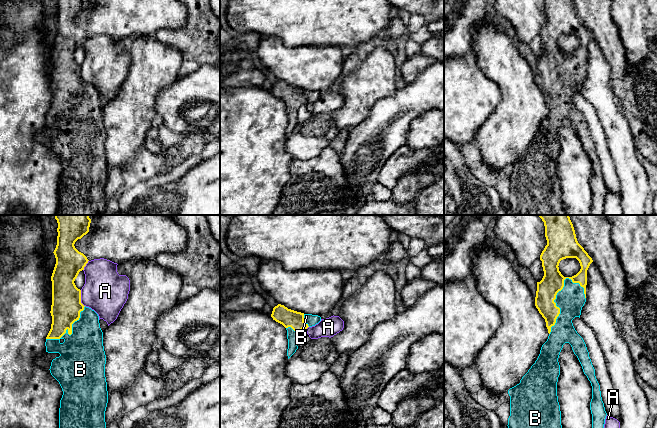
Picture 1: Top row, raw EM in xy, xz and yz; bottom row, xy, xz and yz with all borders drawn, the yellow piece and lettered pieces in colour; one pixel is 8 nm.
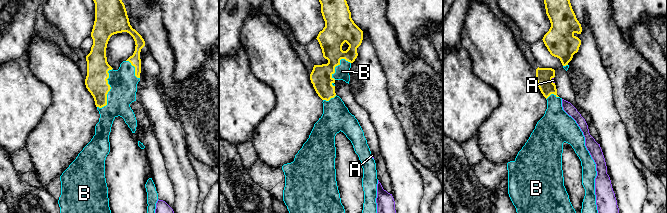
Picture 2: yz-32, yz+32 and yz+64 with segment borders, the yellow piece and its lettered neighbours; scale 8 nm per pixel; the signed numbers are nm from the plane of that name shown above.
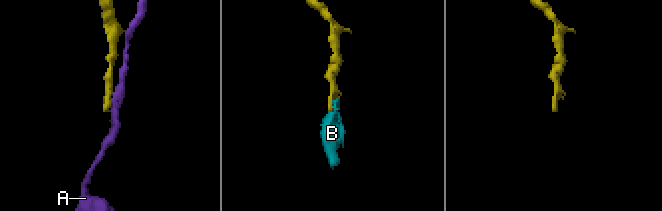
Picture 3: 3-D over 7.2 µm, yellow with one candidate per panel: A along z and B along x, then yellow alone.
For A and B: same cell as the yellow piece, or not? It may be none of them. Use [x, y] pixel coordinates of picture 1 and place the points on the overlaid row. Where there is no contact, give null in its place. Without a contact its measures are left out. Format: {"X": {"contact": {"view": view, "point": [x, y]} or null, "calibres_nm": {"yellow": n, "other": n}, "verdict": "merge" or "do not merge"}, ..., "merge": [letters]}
{"A": {"contact": {"view": "xy", "point": [80, 298]}, "calibres_nm": {"yellow": 240, "other": 360}, "verdict": "do not merge"}, "B": {"contact": {"view": "yz", "point": [555, 305]}, "calibres_nm": {"yellow": 180, "other": 220}, "verdict": "merge"}, "merge": ["B"]}

